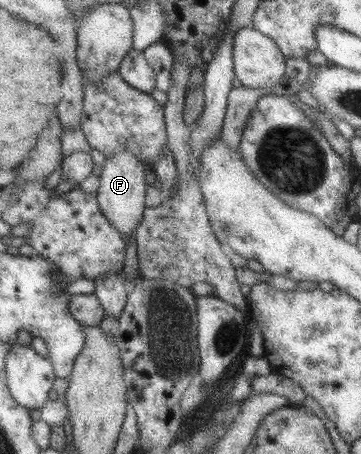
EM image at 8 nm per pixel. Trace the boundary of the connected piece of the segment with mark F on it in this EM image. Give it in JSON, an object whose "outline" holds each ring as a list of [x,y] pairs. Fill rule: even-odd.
{"outline":[[[117,150],[115,154],[107,156],[102,165],[99,175],[99,186],[96,190],[97,203],[102,215],[106,217],[109,224],[120,233],[130,236],[138,227],[142,214],[147,209],[144,203],[145,164],[139,162],[131,152]]]}

